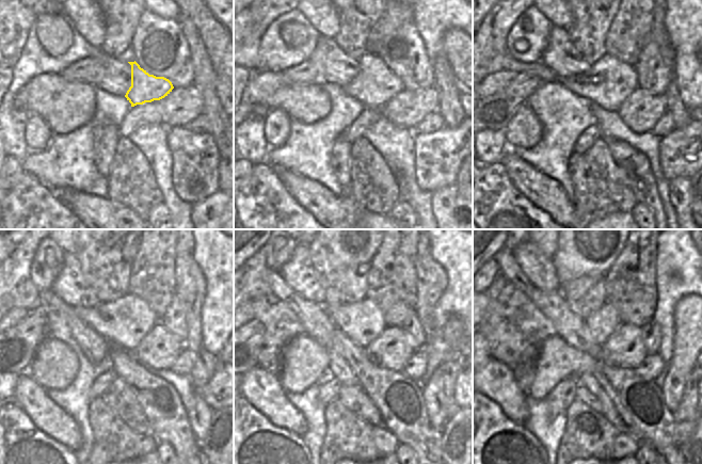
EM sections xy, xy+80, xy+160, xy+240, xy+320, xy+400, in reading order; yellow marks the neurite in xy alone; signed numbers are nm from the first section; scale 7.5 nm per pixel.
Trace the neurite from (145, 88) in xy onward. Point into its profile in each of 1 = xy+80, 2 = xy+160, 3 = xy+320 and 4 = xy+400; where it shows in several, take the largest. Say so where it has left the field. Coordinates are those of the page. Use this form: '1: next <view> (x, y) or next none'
1: next xy+80 (375, 84)
2: next xy+160 (608, 82)
3: next xy+320 (362, 322)
4: next xy+400 (601, 324)

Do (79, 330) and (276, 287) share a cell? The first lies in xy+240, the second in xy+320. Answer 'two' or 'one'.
one

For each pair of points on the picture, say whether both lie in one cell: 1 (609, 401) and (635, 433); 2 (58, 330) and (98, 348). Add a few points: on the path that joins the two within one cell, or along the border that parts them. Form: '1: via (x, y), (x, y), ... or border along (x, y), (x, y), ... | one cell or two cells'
1: via (612, 410), (626, 428) | one cell
2: border along (58, 315), (66, 321), (70, 335), (85, 357) | two cells

